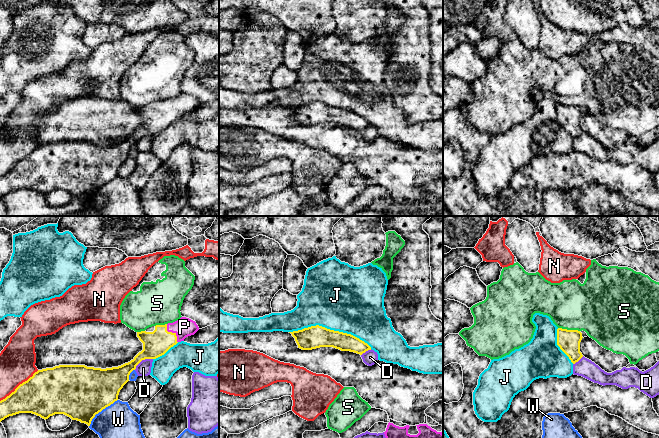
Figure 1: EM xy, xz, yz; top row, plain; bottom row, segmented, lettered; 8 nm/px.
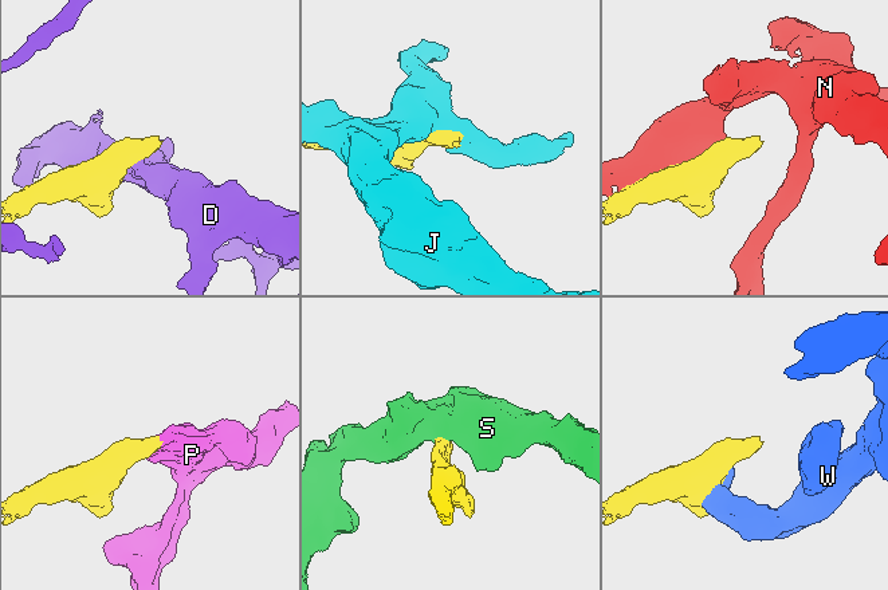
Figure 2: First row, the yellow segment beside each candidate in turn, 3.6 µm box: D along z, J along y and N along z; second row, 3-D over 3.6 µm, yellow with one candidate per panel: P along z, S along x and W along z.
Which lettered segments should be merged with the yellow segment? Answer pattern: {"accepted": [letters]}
{"accepted": ["P"]}

